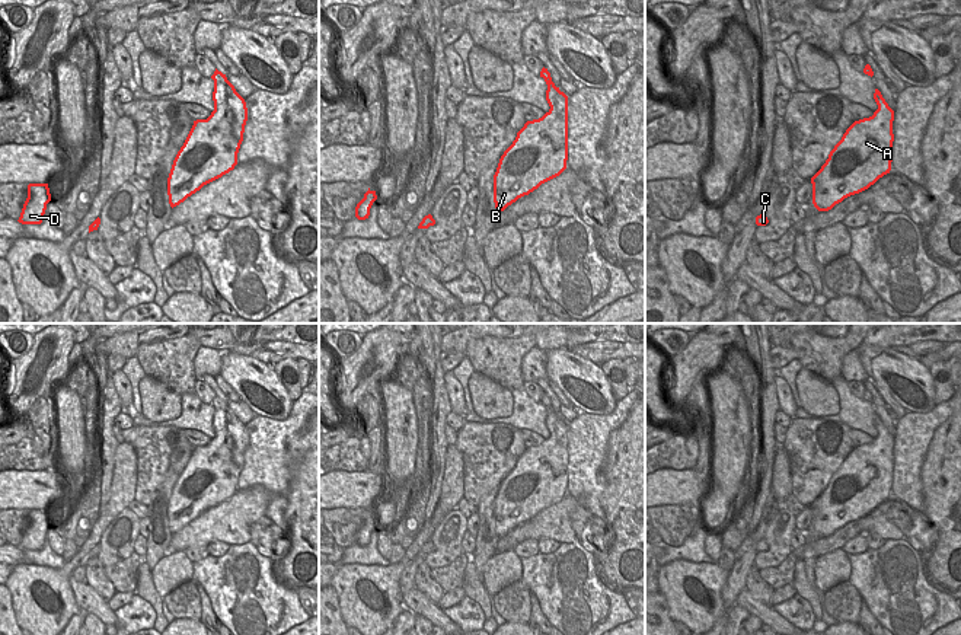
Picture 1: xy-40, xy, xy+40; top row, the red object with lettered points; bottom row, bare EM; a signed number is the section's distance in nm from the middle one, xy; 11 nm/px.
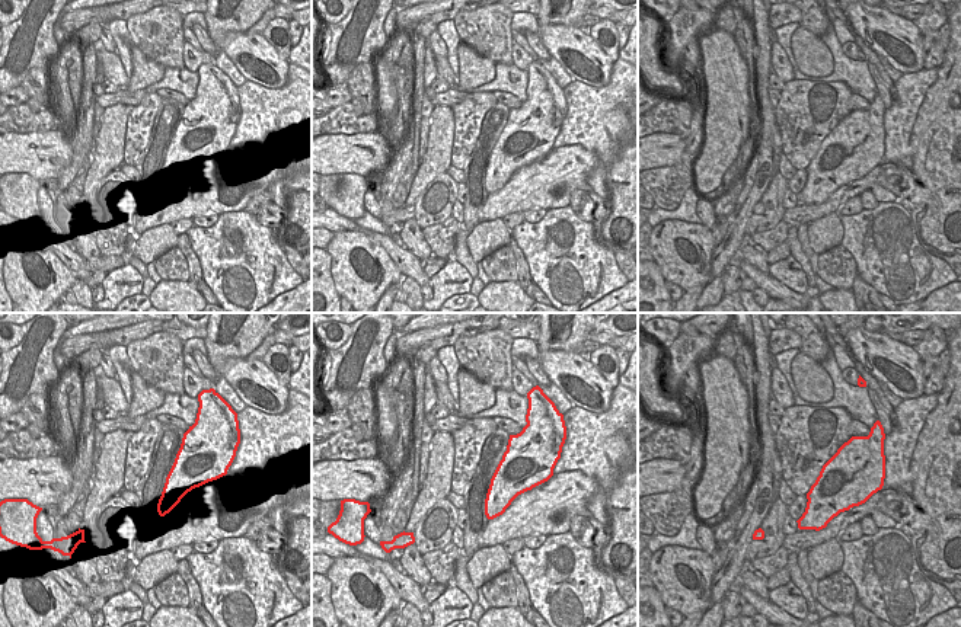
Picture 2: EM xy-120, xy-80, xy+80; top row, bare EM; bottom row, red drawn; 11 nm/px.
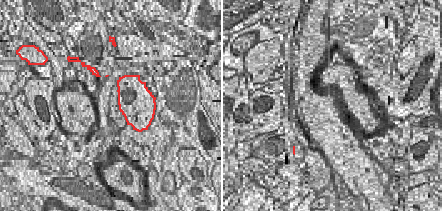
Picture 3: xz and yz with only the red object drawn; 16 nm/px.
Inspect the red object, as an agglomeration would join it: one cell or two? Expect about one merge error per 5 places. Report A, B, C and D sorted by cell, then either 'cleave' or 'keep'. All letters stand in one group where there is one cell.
A B C D; keep

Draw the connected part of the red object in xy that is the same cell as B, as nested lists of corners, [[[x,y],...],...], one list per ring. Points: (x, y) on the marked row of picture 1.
[[[542,68],[540,77],[547,84],[546,100],[550,109],[542,118],[527,121],[501,156],[494,175],[494,202],[498,211],[566,169],[568,96],[555,86],[547,68]]]

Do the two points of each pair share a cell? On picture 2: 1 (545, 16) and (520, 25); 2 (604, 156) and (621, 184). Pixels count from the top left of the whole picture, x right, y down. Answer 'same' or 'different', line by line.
1: different
2: different

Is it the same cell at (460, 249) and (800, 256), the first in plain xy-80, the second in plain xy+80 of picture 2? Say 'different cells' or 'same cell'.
same cell

